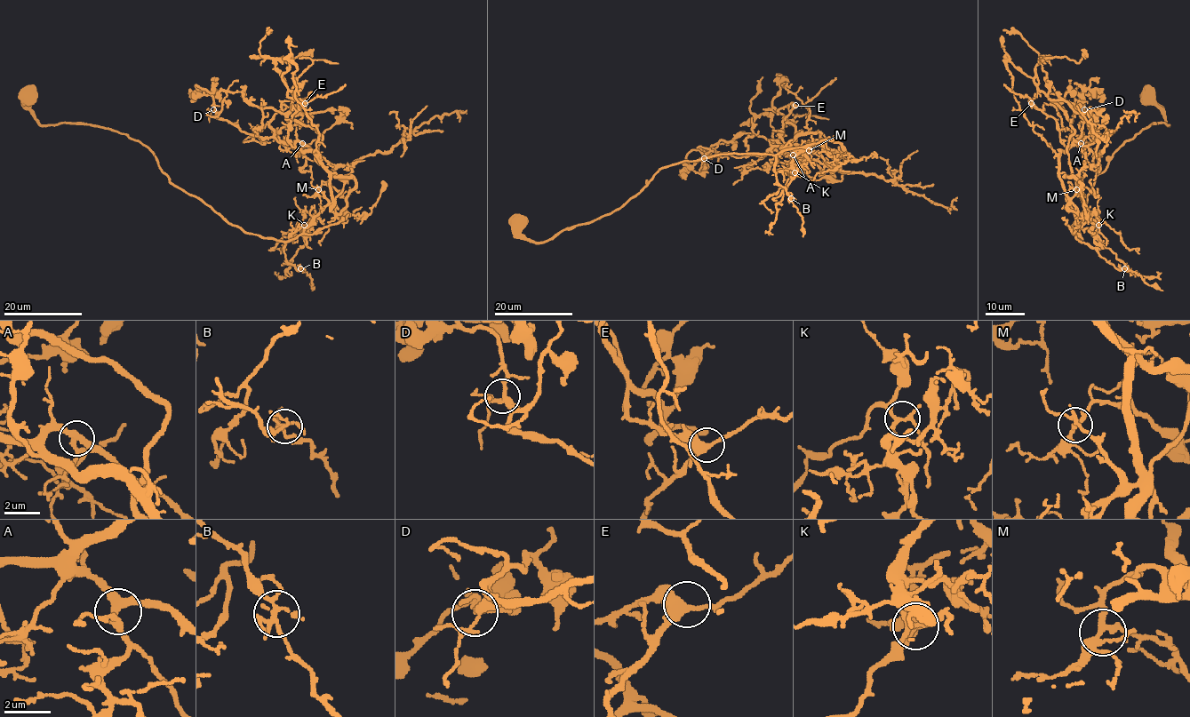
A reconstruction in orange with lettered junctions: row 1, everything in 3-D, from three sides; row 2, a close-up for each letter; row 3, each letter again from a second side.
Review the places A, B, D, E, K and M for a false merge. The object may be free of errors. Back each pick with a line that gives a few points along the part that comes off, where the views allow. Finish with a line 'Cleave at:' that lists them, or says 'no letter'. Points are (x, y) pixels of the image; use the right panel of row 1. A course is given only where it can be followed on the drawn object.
Cleave at: no letter

